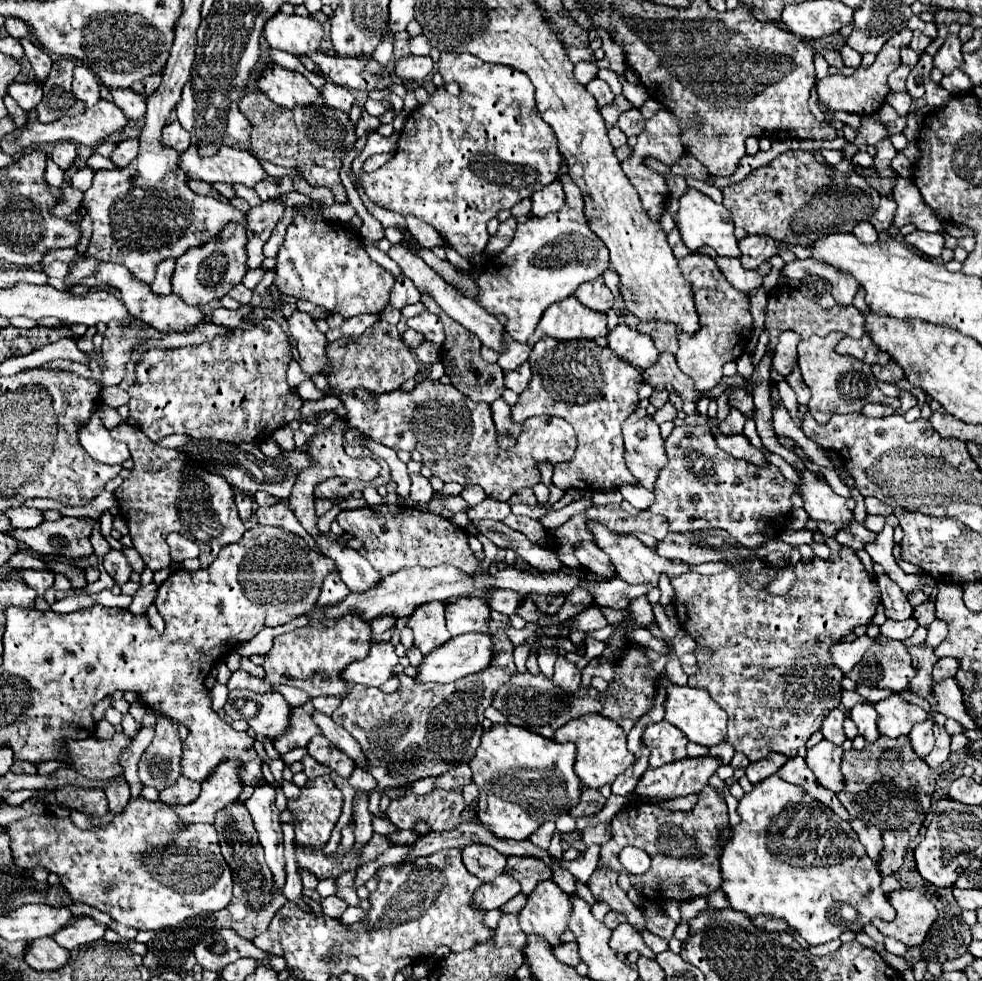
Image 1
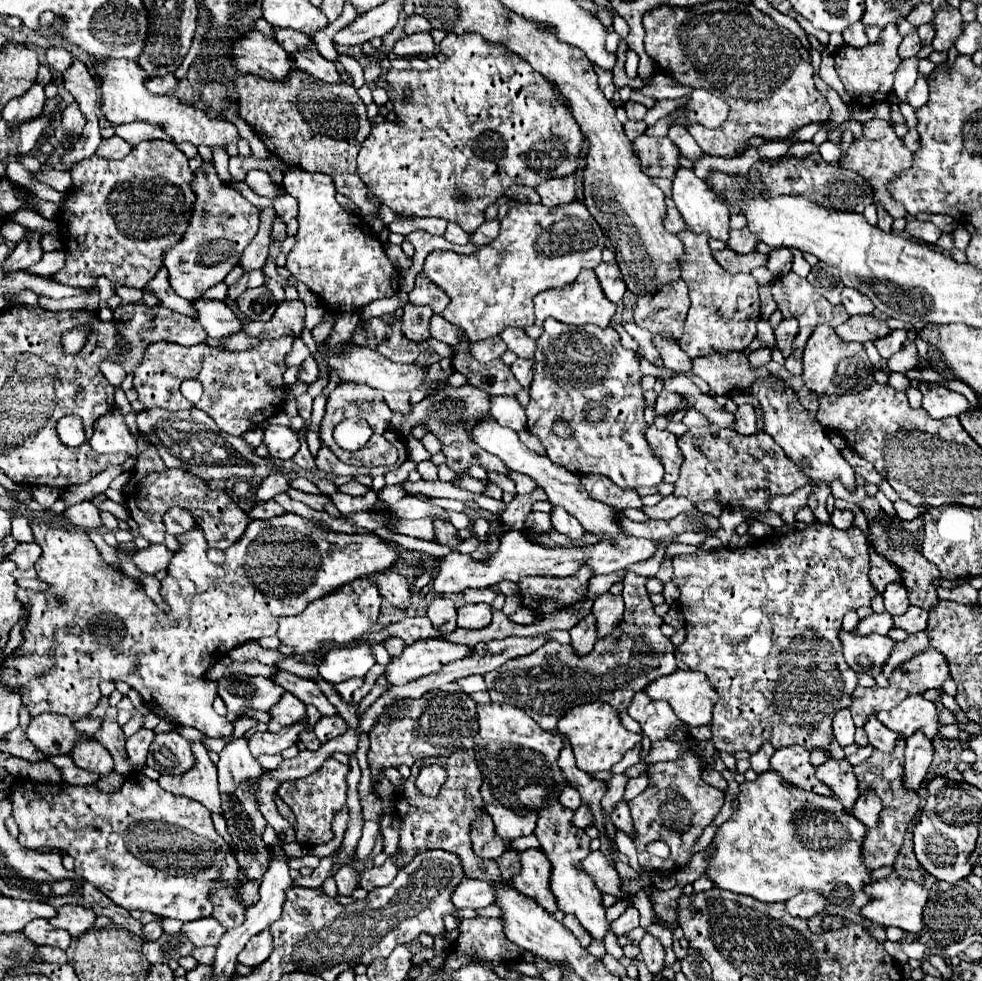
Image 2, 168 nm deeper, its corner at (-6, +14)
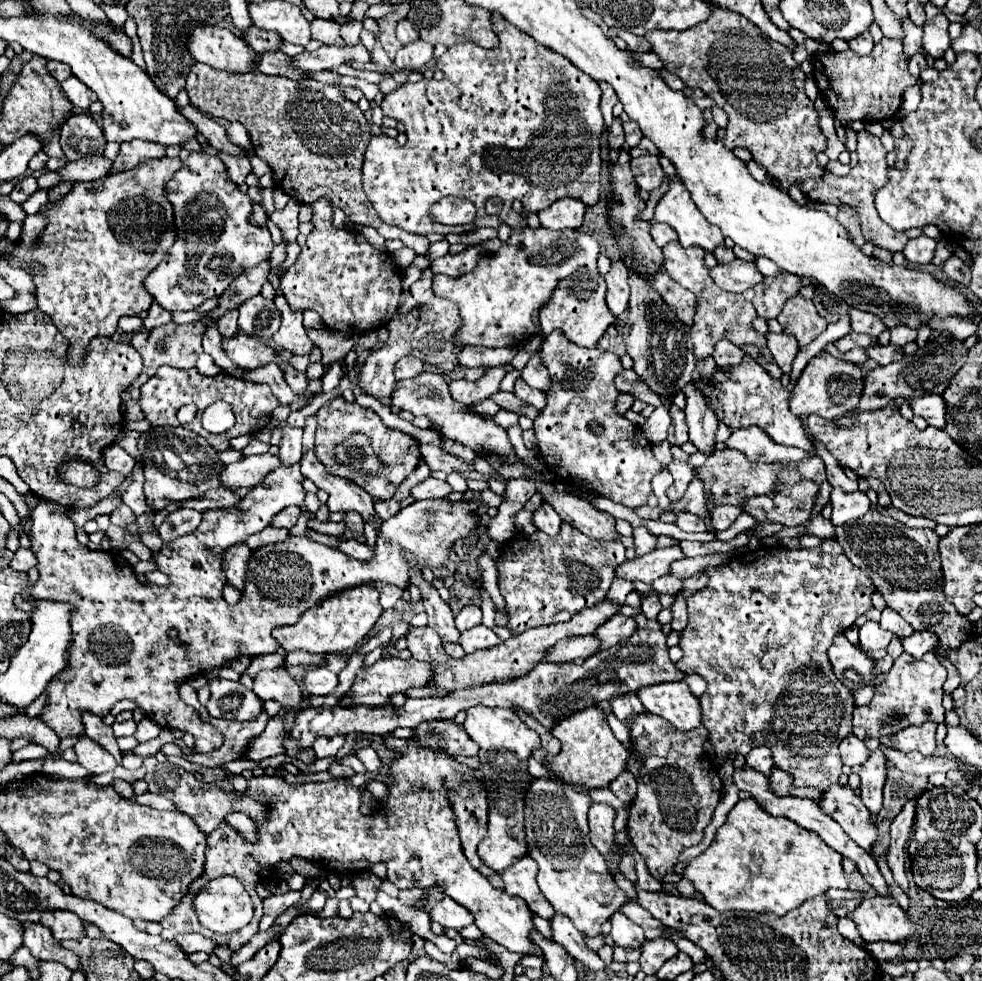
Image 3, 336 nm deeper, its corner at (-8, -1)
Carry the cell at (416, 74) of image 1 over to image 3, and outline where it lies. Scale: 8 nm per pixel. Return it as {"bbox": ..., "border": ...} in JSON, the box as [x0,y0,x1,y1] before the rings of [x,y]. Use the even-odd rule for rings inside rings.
{"bbox":[395,40,433,72],"border":[[[415,40],[415,42],[399,48],[399,52],[395,56],[395,66],[405,72],[421,70],[425,64],[431,62],[431,58],[433,58],[433,46],[423,40]]]}

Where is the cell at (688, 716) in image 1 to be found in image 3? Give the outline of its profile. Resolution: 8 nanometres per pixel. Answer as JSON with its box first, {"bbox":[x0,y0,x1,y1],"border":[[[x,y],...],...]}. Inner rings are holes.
{"bbox":[637,682,701,732],"border":[[[667,682],[639,688],[637,698],[643,702],[647,712],[663,716],[677,730],[685,732],[701,724],[699,700],[691,694],[685,682]]]}

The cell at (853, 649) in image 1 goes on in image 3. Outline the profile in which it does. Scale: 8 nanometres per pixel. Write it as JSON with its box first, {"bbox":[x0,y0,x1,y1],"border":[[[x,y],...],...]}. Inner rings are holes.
{"bbox":[859,622,893,650],"border":[[[865,622],[859,628],[859,644],[865,650],[885,650],[893,638],[893,632],[883,630],[877,622]]]}

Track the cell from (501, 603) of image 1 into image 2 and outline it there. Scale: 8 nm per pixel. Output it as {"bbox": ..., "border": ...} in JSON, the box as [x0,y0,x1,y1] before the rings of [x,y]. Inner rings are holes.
{"bbox":[465,589,499,603],"border":[[[467,589],[465,591],[465,601],[467,603],[493,603],[493,599],[497,597],[499,593],[493,591],[493,589]]]}

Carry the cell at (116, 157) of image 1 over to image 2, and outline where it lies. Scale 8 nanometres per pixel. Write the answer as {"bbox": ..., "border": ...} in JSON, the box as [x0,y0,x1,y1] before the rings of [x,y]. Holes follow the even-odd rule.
{"bbox":[97,135,133,159],"border":[[[117,135],[109,137],[109,139],[103,139],[99,149],[97,149],[97,155],[101,157],[109,157],[109,159],[123,159],[129,155],[133,147],[129,147],[129,143]]]}

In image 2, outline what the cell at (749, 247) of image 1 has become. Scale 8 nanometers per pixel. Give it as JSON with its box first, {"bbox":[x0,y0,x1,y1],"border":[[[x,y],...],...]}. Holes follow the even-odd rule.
{"bbox":[727,227,759,253],"border":[[[743,227],[739,231],[731,231],[731,237],[727,241],[729,249],[733,249],[737,253],[753,253],[757,243],[759,243],[757,235],[751,229],[747,229],[747,227]]]}

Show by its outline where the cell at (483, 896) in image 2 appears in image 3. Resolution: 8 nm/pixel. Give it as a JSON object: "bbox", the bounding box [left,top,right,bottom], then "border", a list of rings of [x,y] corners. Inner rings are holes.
{"bbox":[415,894,473,930],"border":[[[423,894],[423,896],[415,902],[415,908],[425,910],[433,922],[439,922],[439,924],[445,926],[445,928],[461,930],[463,926],[473,924],[471,914],[469,914],[467,910],[463,910],[463,906],[457,904],[455,900],[451,900],[449,896],[443,896],[439,902],[435,902],[435,904],[429,908],[427,896]]]}

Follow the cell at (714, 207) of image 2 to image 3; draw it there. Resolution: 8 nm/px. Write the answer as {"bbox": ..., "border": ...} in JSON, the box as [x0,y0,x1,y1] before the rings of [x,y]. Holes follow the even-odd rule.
{"bbox":[655,180,723,252],"border":[[[679,180],[669,182],[669,190],[661,196],[655,208],[655,220],[669,224],[679,234],[683,248],[701,246],[705,252],[711,252],[723,242],[719,228],[705,220],[705,216],[695,208],[687,188],[683,188]]]}

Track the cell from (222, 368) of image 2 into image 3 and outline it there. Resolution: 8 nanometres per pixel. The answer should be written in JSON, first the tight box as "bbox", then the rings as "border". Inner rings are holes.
{"bbox":[139,366,279,452],"border":[[[163,366],[159,368],[159,372],[147,380],[143,386],[141,386],[141,398],[139,398],[139,404],[143,408],[143,414],[145,418],[151,422],[151,426],[177,426],[177,410],[183,406],[183,404],[195,404],[197,406],[197,416],[195,420],[189,424],[189,428],[193,432],[197,432],[199,436],[203,436],[213,448],[217,448],[219,452],[221,450],[227,450],[229,448],[229,440],[235,438],[235,436],[243,436],[243,434],[251,434],[255,430],[259,430],[271,416],[271,412],[279,406],[279,400],[271,394],[271,388],[267,384],[255,384],[255,382],[249,382],[249,380],[241,380],[241,378],[233,378],[229,374],[217,374],[217,376],[201,376],[195,368],[191,370],[179,370],[179,368],[171,368],[171,366]],[[217,400],[223,400],[231,406],[237,422],[235,426],[225,432],[223,436],[215,436],[211,432],[207,432],[203,426],[201,426],[201,414],[203,410],[217,402]]]}

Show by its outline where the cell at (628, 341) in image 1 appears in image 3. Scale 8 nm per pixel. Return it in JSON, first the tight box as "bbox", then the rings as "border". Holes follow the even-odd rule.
{"bbox":[685,382,719,456],"border":[[[695,382],[687,384],[685,388],[685,396],[687,396],[687,426],[689,426],[689,442],[695,444],[695,448],[705,454],[711,456],[715,452],[715,432],[719,422],[715,420],[715,414],[711,412],[711,408],[707,408],[707,400],[703,400],[703,396],[699,396],[699,392],[695,392]]]}

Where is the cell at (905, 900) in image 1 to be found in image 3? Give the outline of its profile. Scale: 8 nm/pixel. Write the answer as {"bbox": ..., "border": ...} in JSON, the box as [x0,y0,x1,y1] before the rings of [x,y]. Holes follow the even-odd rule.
{"bbox":[847,896,915,942],"border":[[[891,896],[865,898],[863,904],[847,916],[857,924],[865,942],[913,940],[915,922],[909,920],[907,912]]]}

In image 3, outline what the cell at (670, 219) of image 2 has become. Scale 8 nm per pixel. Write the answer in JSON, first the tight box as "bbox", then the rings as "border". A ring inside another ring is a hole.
{"bbox":[651,222,677,248],"border":[[[653,222],[651,224],[651,238],[653,238],[653,242],[659,246],[659,248],[663,248],[667,242],[671,242],[671,240],[677,240],[677,236],[675,236],[675,232],[671,230],[671,228],[667,228],[667,224],[661,224],[661,222]]]}

